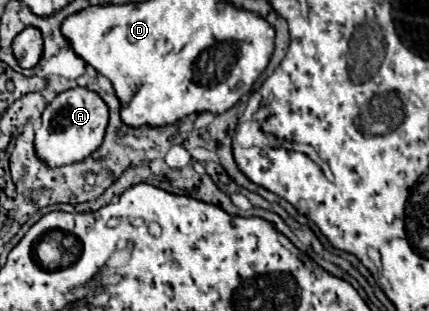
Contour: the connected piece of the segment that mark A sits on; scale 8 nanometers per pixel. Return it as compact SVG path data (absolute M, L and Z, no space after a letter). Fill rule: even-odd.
M88 87L68 89L56 95L56 99L48 103L48 107L44 109L42 127L36 131L36 153L48 165L56 167L78 163L80 159L86 159L92 151L96 151L102 145L106 125L108 125L108 105L96 91Z

